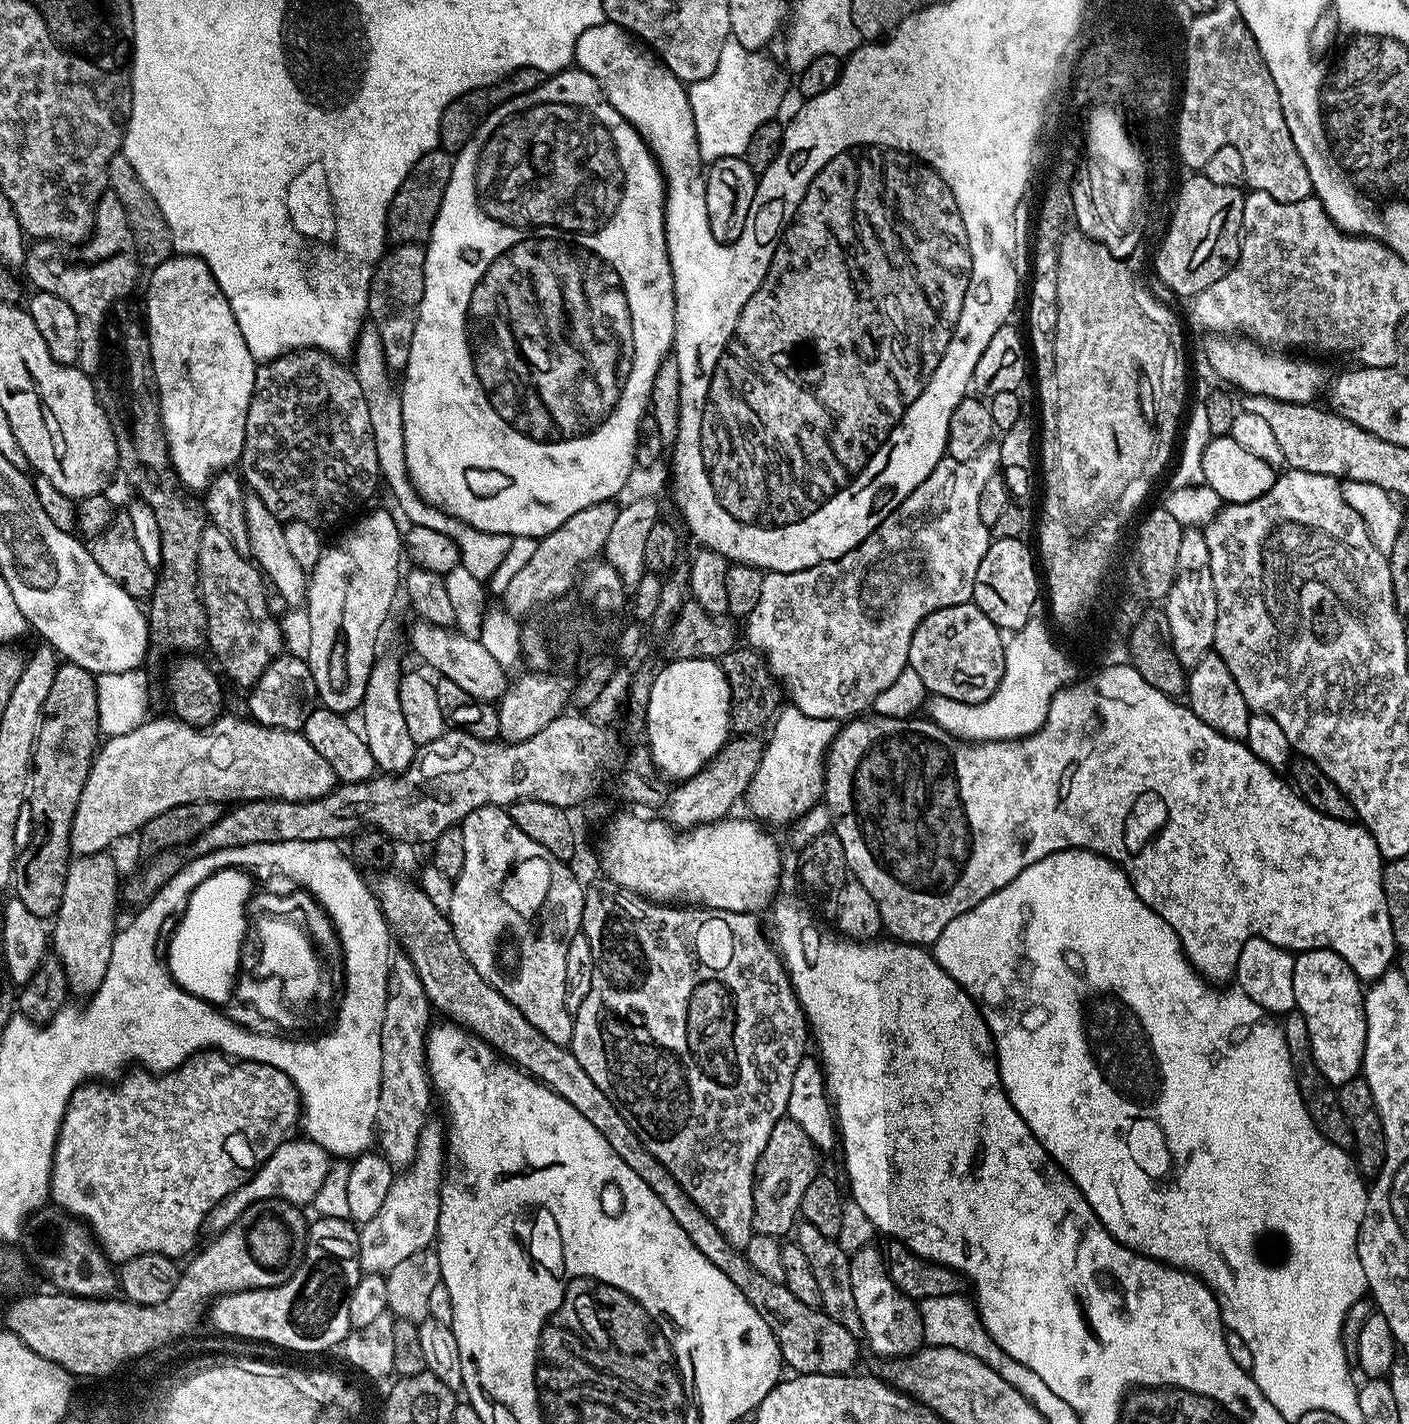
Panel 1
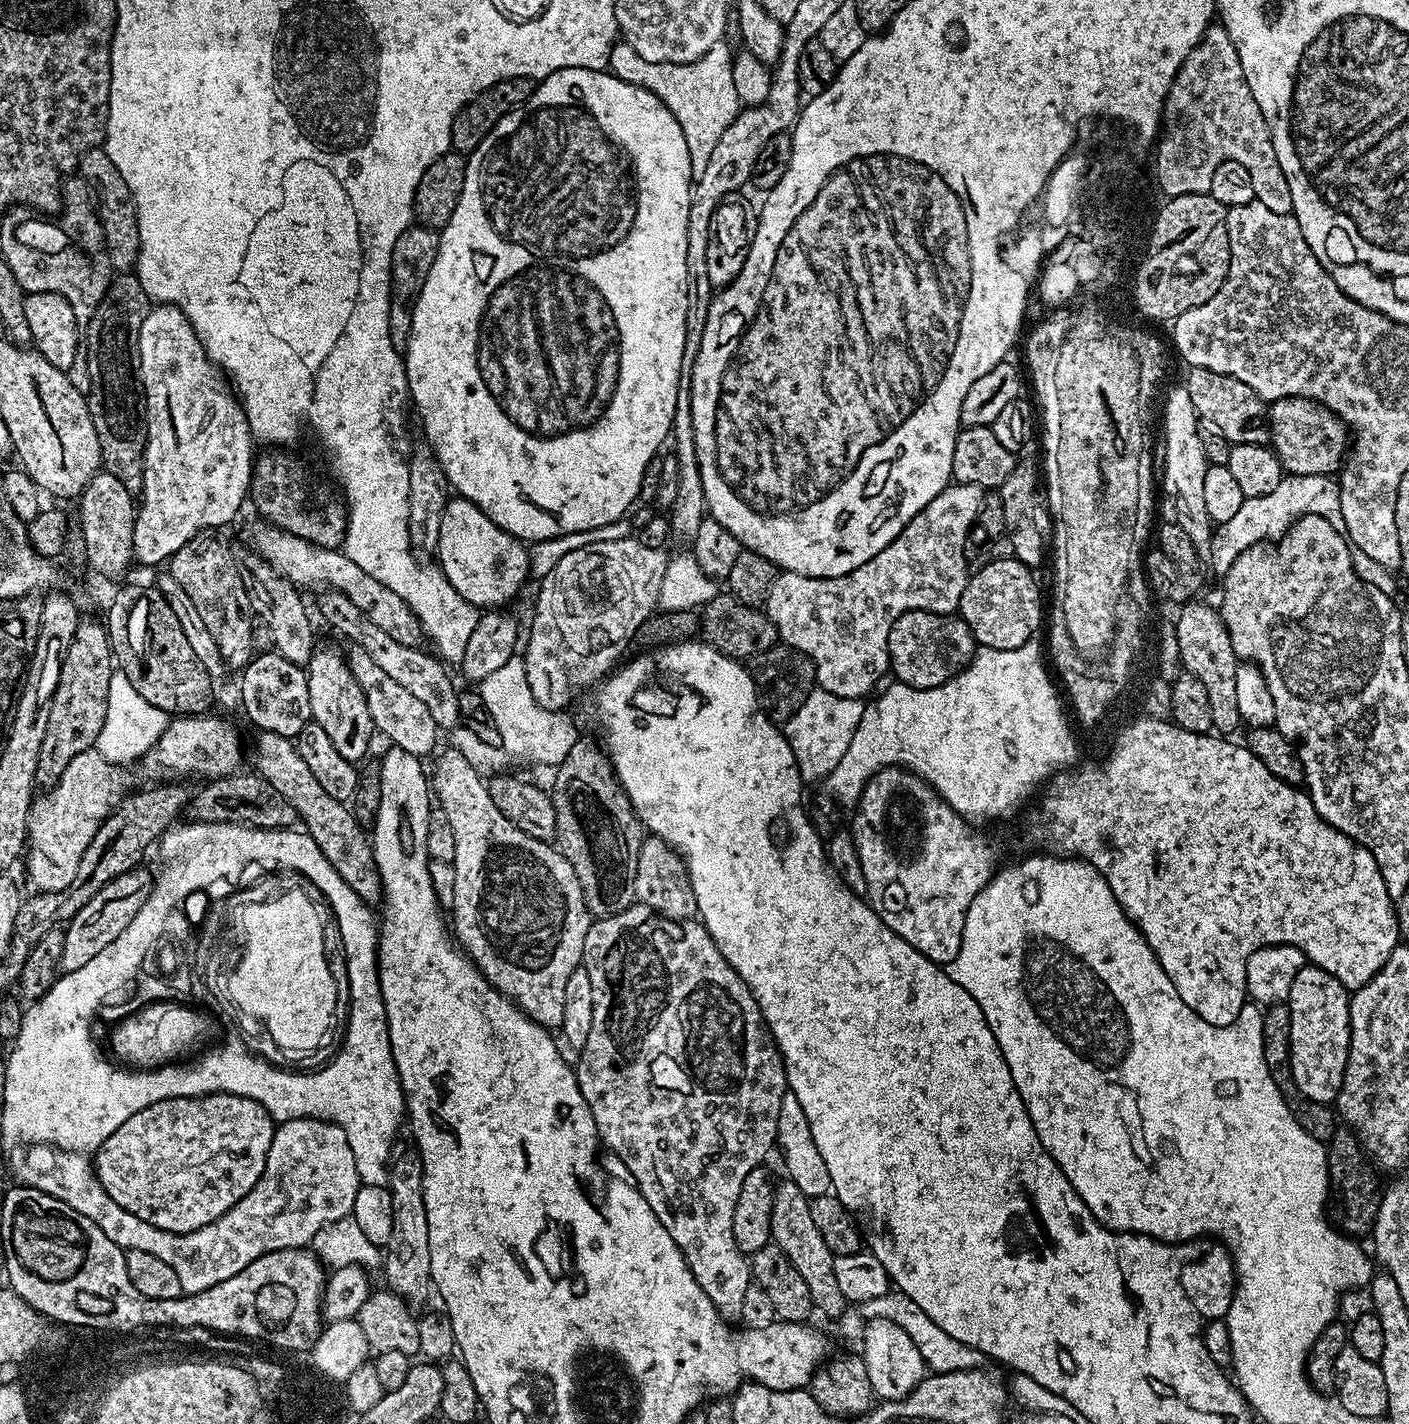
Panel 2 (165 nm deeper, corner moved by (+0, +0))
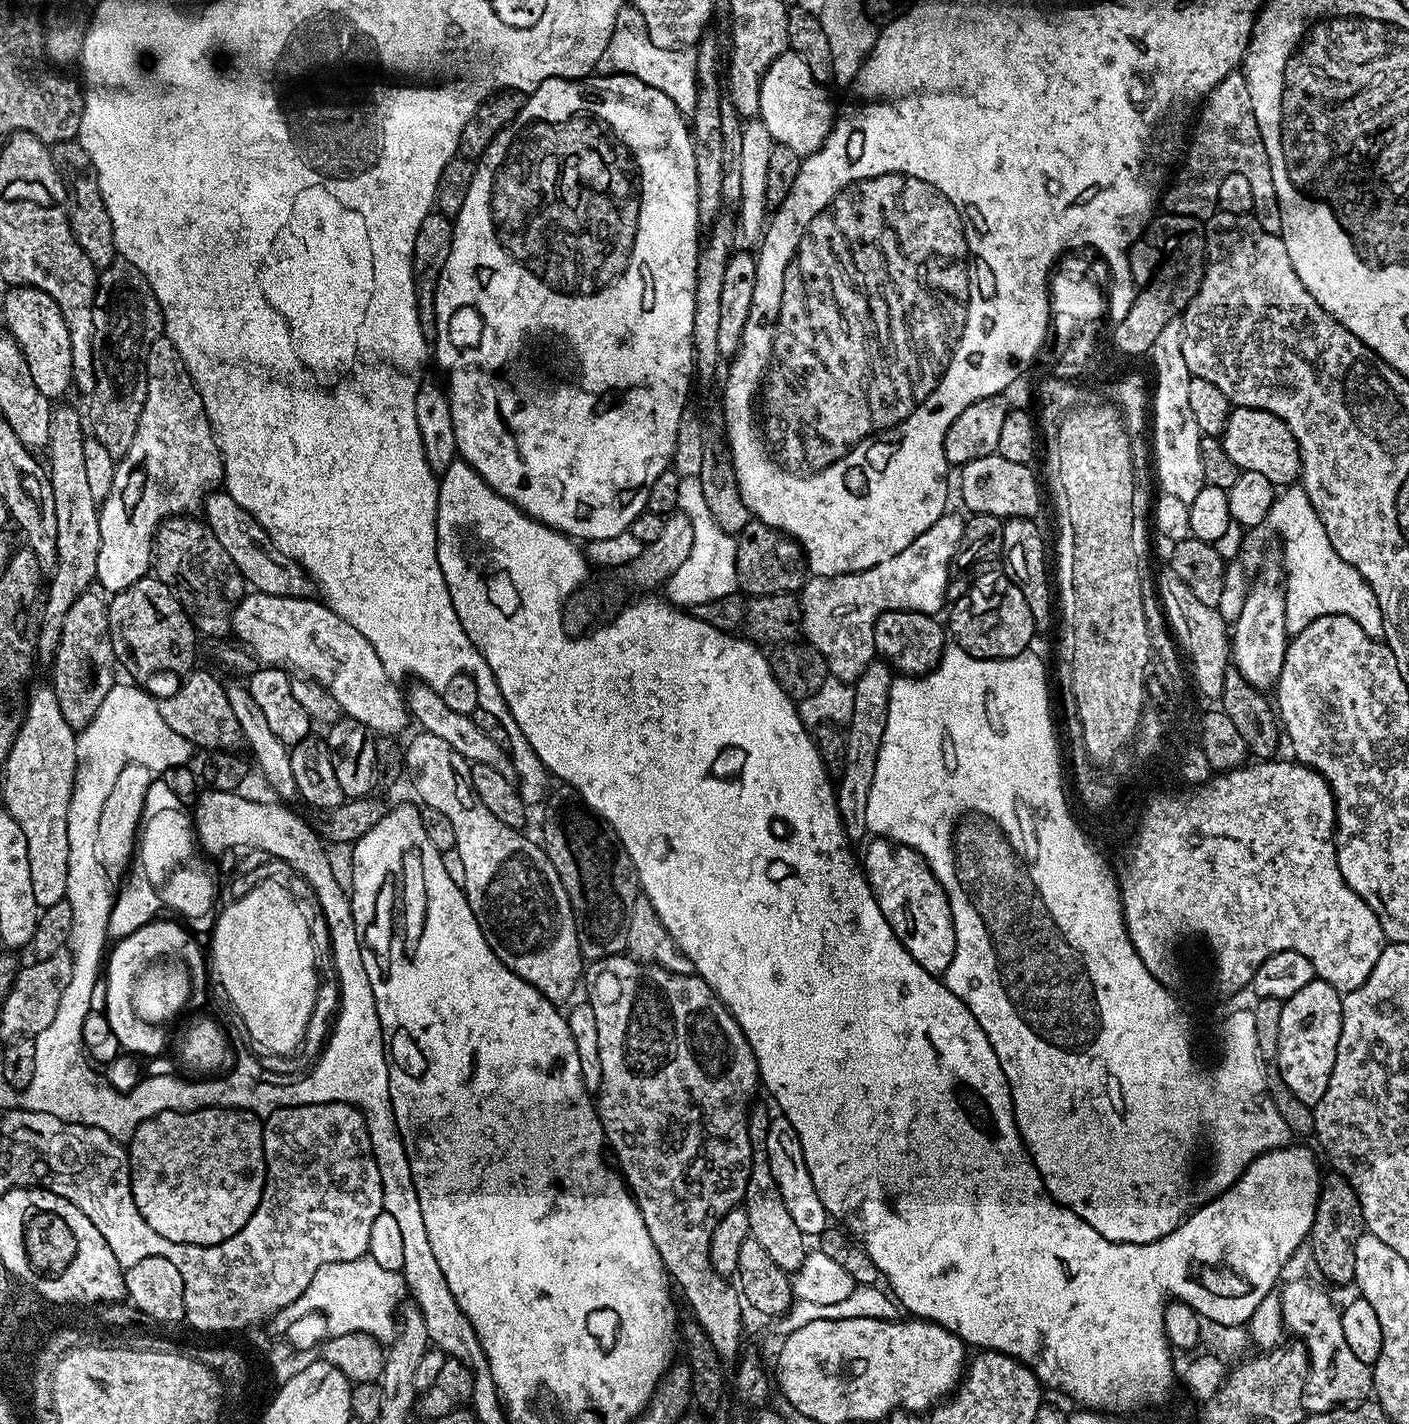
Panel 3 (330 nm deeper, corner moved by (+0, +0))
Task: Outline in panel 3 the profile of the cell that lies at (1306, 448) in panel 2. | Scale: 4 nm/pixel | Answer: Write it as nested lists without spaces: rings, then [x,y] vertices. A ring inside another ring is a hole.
[[[1233,407],[1228,414],[1228,421],[1224,424],[1222,433],[1222,443],[1226,454],[1230,454],[1230,459],[1240,467],[1241,472],[1257,471],[1270,482],[1277,486],[1292,486],[1300,478],[1300,451],[1298,442],[1282,422],[1274,414],[1266,410],[1257,408]]]

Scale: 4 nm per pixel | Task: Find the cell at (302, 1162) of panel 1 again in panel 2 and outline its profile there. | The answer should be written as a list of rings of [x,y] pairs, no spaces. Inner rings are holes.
[[[307,1116],[297,1120],[283,1121],[273,1131],[270,1150],[266,1158],[266,1166],[262,1170],[262,1178],[234,1205],[229,1212],[222,1214],[214,1222],[202,1226],[193,1232],[171,1232],[158,1230],[158,1226],[150,1226],[150,1222],[142,1222],[130,1210],[118,1206],[110,1194],[102,1186],[96,1176],[93,1161],[83,1152],[67,1152],[61,1148],[53,1148],[50,1144],[34,1144],[25,1147],[25,1152],[14,1160],[14,1176],[21,1185],[37,1188],[78,1210],[78,1214],[86,1214],[125,1253],[130,1250],[142,1250],[145,1254],[154,1254],[162,1258],[178,1274],[178,1282],[182,1282],[185,1294],[210,1290],[210,1286],[218,1286],[218,1282],[226,1282],[226,1278],[234,1278],[238,1270],[246,1270],[254,1258],[262,1258],[262,1254],[287,1248],[302,1248],[311,1245],[314,1234],[322,1230],[330,1222],[347,1220],[351,1217],[354,1198],[358,1198],[360,1175],[358,1162],[354,1158],[354,1150],[350,1150],[350,1138],[342,1126],[331,1124],[329,1120],[315,1120]]]

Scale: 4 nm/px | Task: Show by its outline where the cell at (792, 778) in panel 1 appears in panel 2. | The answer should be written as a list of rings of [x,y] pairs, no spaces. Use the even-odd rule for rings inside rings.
[[[817,686],[799,710],[783,721],[782,731],[794,750],[801,780],[823,781],[830,774],[830,770],[834,770],[834,766],[842,762],[846,749],[850,746],[850,738],[854,738],[854,730],[858,730],[858,722],[862,722],[864,706],[863,699],[842,698]]]

